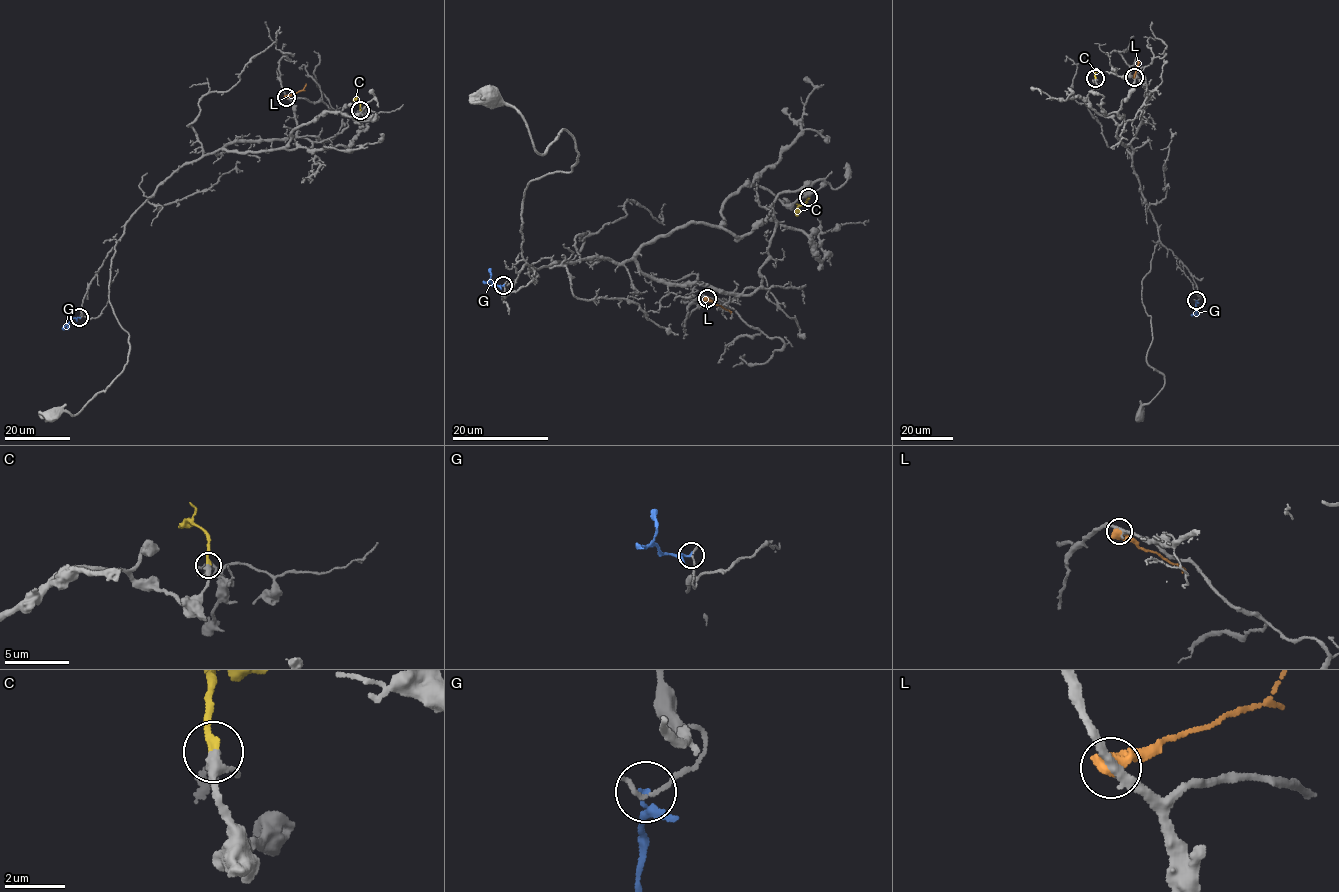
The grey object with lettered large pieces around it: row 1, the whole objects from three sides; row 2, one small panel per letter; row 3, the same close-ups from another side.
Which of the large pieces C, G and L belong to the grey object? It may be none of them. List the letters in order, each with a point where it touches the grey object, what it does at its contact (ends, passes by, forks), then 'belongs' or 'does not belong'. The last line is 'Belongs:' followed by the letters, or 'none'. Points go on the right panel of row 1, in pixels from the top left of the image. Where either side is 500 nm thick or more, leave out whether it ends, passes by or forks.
C: meets grey at (1095, 78); it ends there; belongs
G: meets grey at (1196, 300); it ends there; does not belong
L: meets grey at (1134, 77); does not belong
Belongs: C

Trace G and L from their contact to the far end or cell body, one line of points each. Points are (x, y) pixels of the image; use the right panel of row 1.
G: (1196, 300), (1195, 313), (1191, 315)
L: (1134, 77), (1137, 57)

